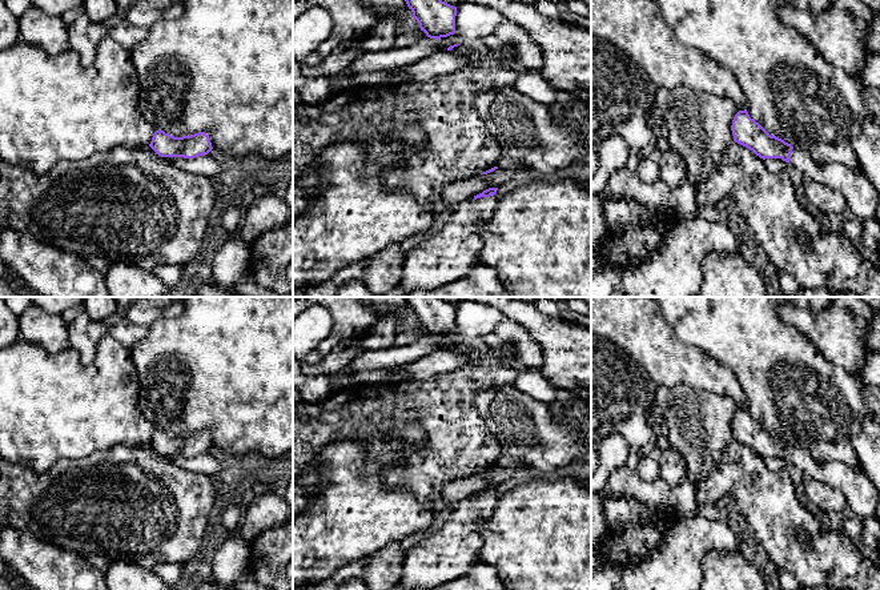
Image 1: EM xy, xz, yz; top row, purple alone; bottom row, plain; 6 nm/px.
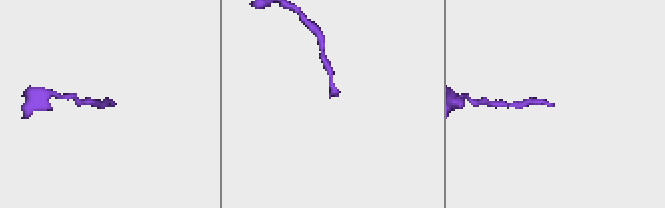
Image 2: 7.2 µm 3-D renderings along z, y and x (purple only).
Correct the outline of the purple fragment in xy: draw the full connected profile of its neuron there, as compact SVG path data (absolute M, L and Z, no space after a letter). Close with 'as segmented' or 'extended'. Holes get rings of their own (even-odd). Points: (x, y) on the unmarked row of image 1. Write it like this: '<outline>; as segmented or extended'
M156 429L149 445L161 455L194 457L208 453L213 445L206 432L174 436L164 429Z; as segmented

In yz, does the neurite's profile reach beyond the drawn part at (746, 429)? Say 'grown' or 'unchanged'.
grown

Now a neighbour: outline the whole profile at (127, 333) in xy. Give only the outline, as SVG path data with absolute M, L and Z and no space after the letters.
M122 318L118 324L112 326L107 332L118 344L126 349L132 349L138 341L144 340L148 334L148 328L138 326L130 322L128 318Z

